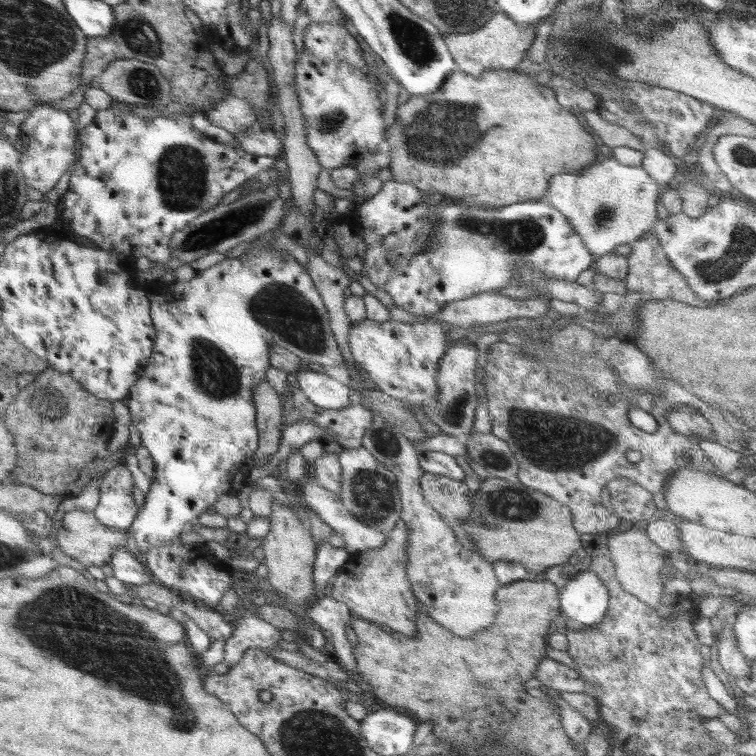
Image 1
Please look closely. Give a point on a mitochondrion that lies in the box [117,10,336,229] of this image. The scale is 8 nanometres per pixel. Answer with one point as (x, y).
(182, 170)

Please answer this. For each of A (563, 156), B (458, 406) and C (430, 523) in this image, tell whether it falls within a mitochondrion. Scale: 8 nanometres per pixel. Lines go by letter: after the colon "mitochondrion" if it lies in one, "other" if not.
A: other
B: mitochondrion
C: other

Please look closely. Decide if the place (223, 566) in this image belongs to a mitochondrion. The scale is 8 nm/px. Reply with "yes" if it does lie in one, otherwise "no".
no

